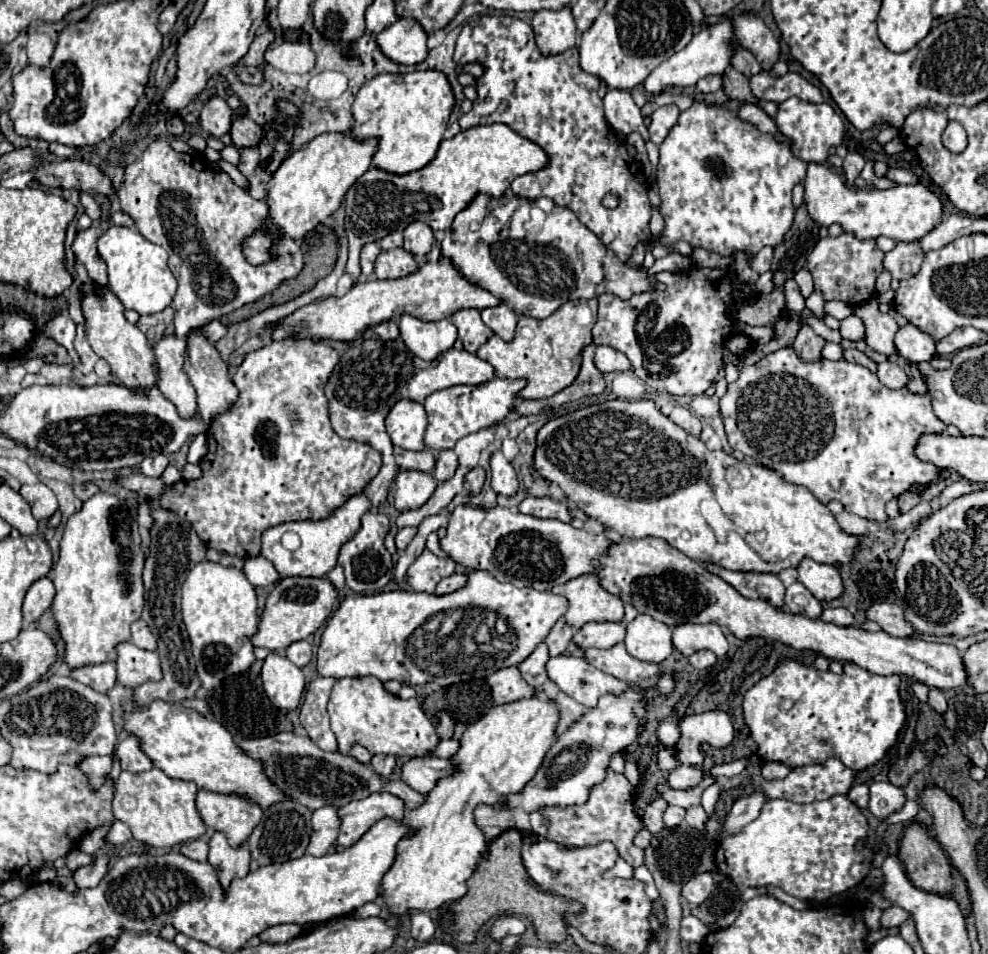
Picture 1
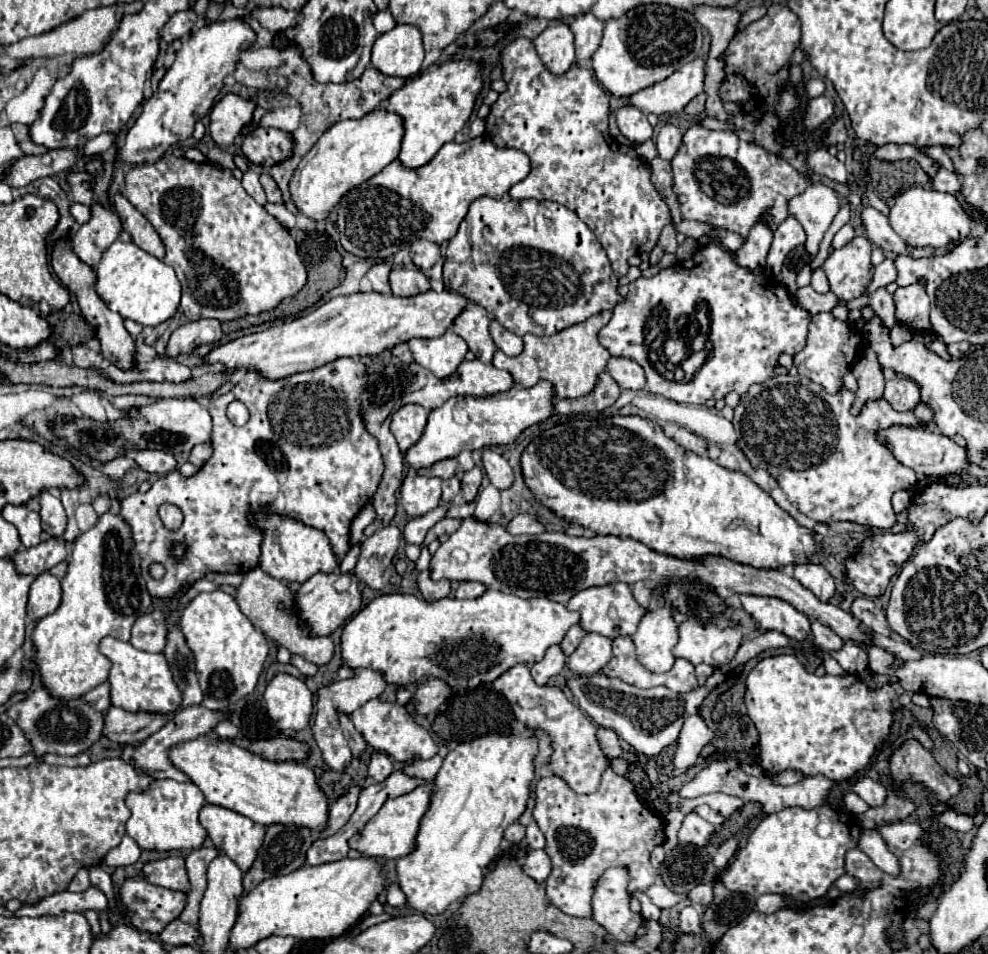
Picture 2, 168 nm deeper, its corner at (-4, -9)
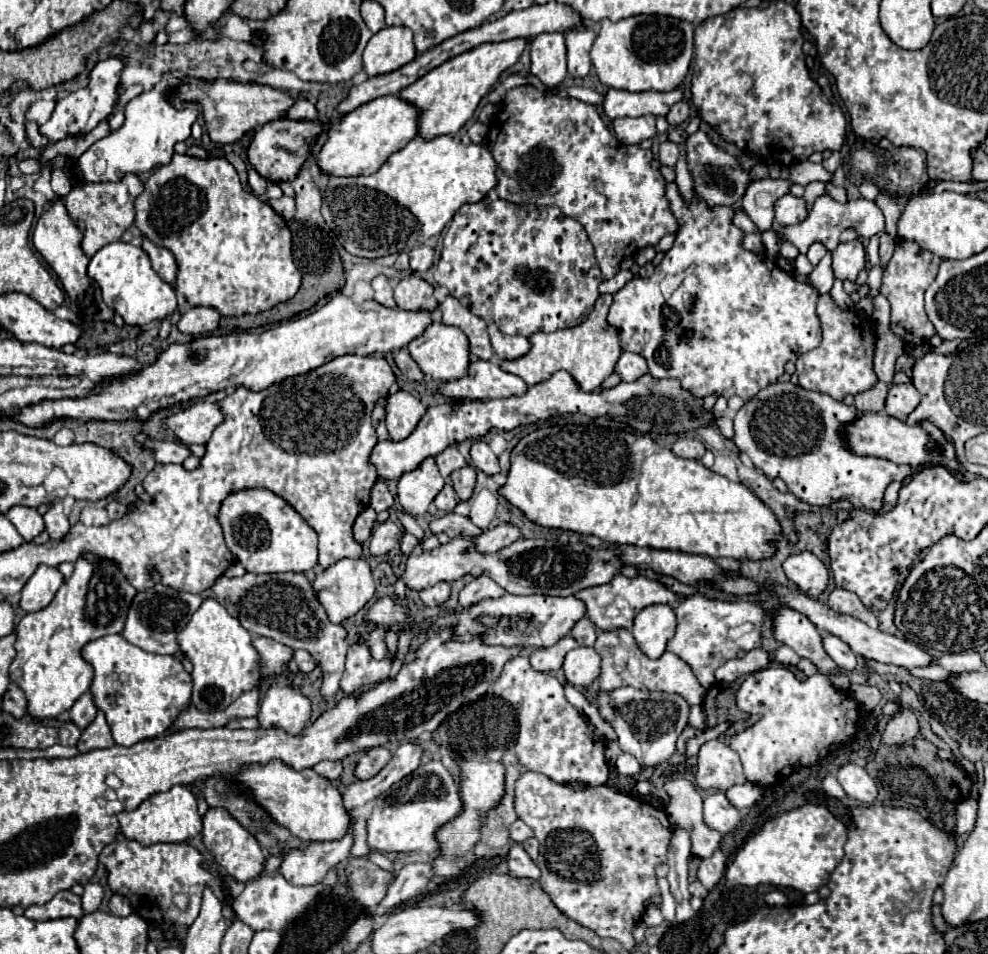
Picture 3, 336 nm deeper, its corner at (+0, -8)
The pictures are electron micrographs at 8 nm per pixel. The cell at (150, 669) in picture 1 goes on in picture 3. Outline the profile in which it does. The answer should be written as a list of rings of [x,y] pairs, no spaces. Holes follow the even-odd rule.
[[[122,634],[102,636],[82,648],[86,662],[94,666],[90,692],[94,704],[106,714],[112,738],[120,746],[132,746],[144,738],[162,736],[180,710],[190,704],[192,678],[174,656],[150,654],[124,640]]]

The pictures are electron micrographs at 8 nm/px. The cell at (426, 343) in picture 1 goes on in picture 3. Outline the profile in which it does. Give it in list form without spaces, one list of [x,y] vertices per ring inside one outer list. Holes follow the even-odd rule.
[[[434,322],[422,336],[412,340],[408,344],[408,352],[412,354],[412,358],[416,360],[420,370],[424,374],[432,376],[438,382],[448,382],[448,380],[462,378],[466,374],[466,368],[468,368],[468,362],[470,362],[470,358],[468,358],[470,348],[468,348],[466,334],[460,328],[446,326],[442,322]]]

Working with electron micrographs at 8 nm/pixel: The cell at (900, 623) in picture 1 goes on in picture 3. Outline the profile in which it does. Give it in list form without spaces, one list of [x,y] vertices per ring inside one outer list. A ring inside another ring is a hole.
[[[836,588],[830,598],[828,598],[828,606],[834,608],[836,612],[842,612],[842,614],[850,614],[862,622],[866,622],[870,628],[878,628],[878,620],[876,616],[872,614],[872,610],[868,610],[860,598],[854,594],[854,592],[848,592],[848,590],[842,590],[842,588]]]

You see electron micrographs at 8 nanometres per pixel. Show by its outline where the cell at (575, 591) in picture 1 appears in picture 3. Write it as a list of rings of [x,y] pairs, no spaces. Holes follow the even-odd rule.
[[[616,574],[614,580],[610,584],[604,586],[596,586],[596,588],[586,588],[580,590],[576,594],[578,600],[582,600],[586,604],[586,618],[590,618],[598,630],[618,630],[618,628],[632,628],[632,622],[636,618],[636,614],[652,604],[668,604],[672,608],[678,606],[678,602],[682,600],[678,594],[670,592],[668,588],[664,588],[660,582],[648,580],[646,576],[638,576],[638,578],[626,578],[622,574]]]

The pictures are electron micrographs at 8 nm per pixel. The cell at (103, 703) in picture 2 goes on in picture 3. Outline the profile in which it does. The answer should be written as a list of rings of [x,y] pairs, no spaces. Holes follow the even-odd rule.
[[[86,692],[86,694],[82,694],[76,702],[74,702],[74,706],[70,708],[70,720],[82,730],[82,728],[86,728],[92,720],[94,720],[94,716],[96,716],[96,706],[94,706],[94,698],[90,698],[90,692]]]

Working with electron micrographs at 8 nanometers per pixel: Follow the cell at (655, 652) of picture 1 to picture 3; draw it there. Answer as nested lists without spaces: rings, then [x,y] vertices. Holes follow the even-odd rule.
[[[654,604],[644,608],[632,626],[638,648],[652,660],[660,658],[666,650],[668,640],[676,632],[676,614],[668,604]]]

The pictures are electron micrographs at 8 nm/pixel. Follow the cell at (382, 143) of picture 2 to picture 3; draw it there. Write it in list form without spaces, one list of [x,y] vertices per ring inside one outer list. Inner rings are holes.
[[[398,96],[370,100],[330,124],[326,140],[318,152],[318,168],[326,176],[362,176],[374,174],[390,154],[406,146],[418,132],[418,108]]]

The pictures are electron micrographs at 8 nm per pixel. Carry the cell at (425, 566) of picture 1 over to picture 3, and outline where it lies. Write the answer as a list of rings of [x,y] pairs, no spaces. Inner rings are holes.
[[[438,582],[432,588],[420,590],[420,600],[424,602],[424,606],[440,606],[448,598],[450,598],[450,584],[448,582]]]

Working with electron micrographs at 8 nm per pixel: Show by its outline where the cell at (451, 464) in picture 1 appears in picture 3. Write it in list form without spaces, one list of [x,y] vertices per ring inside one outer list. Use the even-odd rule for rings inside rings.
[[[446,482],[446,486],[438,492],[438,496],[434,498],[434,504],[436,504],[436,508],[440,508],[440,510],[444,510],[444,512],[450,512],[450,510],[458,504],[456,492],[454,492],[454,488],[450,486],[450,482]]]

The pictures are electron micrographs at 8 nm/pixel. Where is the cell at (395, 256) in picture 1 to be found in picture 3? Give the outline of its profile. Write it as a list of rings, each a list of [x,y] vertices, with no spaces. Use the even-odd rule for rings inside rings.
[[[410,274],[396,284],[394,300],[396,300],[398,308],[404,308],[404,310],[418,310],[418,308],[434,310],[436,298],[434,298],[432,290],[434,288],[424,278]]]

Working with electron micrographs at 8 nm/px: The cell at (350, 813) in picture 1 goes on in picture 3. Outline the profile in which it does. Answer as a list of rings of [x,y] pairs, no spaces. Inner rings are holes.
[[[442,762],[420,764],[414,774],[408,774],[386,792],[374,800],[374,812],[366,822],[368,846],[372,852],[396,854],[396,852],[436,852],[438,842],[434,838],[436,830],[456,818],[462,812],[462,802],[458,796],[458,786],[452,774]]]

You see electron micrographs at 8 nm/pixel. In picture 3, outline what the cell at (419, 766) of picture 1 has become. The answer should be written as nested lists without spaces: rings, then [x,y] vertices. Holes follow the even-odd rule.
[[[354,818],[350,822],[350,828],[346,832],[346,836],[342,840],[330,840],[330,842],[310,842],[306,848],[298,848],[292,850],[290,854],[286,854],[286,858],[280,864],[280,874],[294,886],[312,886],[318,884],[326,872],[330,868],[334,868],[338,862],[346,860],[350,856],[350,848],[352,848],[352,826],[354,826]]]

